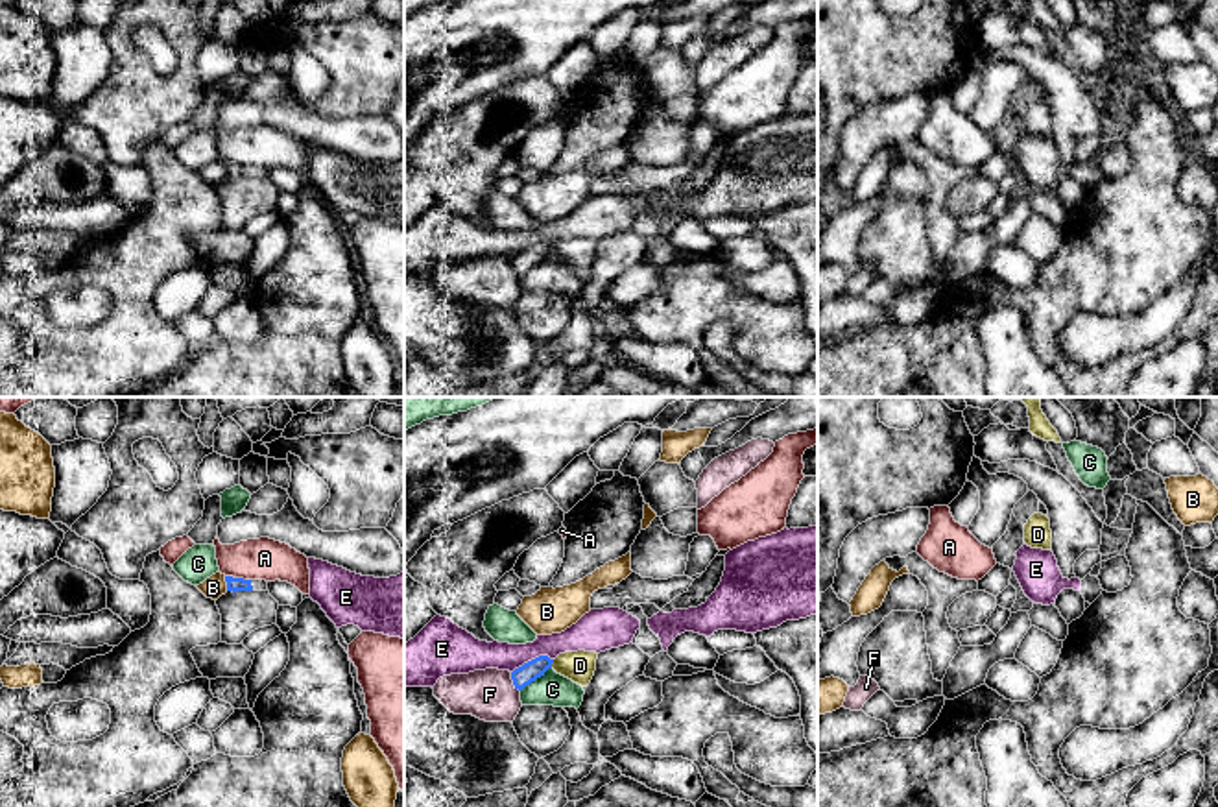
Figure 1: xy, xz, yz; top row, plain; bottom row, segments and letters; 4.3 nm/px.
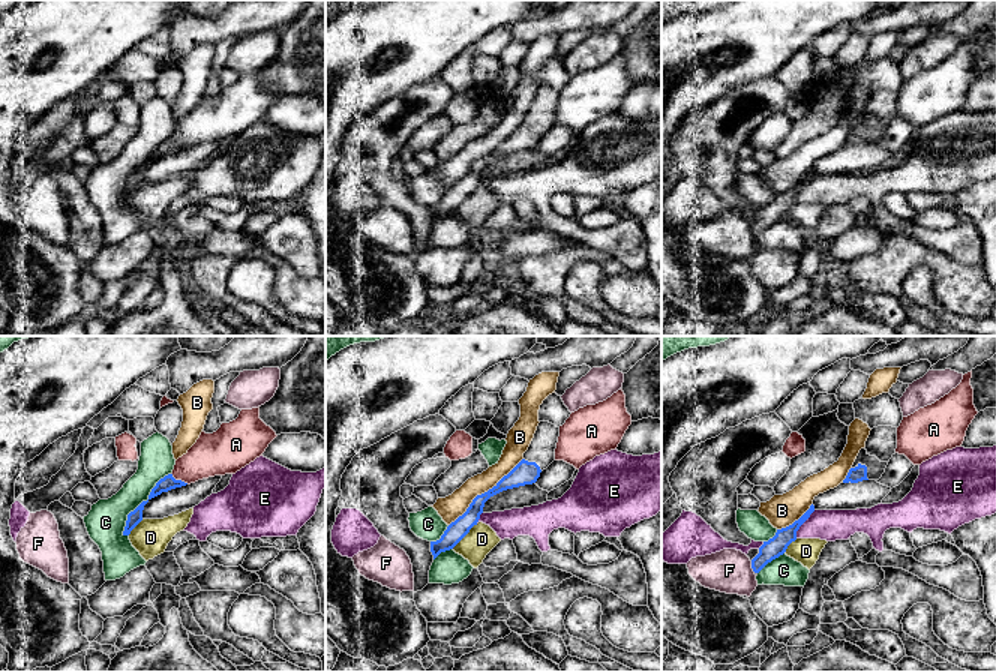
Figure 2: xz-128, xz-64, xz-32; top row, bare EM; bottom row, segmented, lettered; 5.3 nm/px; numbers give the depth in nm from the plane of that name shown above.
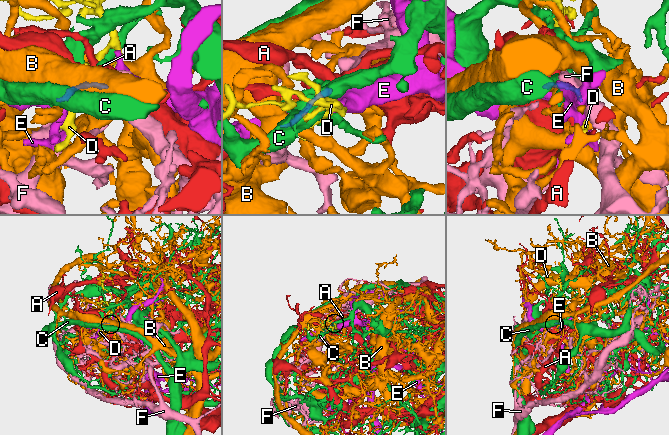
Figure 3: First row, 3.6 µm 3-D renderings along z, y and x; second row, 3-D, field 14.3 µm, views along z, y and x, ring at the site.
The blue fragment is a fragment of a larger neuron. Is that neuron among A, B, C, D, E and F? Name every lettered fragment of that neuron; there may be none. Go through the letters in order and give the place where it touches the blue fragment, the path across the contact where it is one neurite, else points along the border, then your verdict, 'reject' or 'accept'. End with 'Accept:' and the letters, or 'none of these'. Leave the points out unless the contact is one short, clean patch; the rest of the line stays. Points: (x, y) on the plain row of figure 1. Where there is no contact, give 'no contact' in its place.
A: contact xy (238, 165); border xy (226, 161), (250, 167); reject
B: contact xy (227, 170); reject
C: contact xz (536, 264); reject
D: contact xz (552, 248); reject
E: contact xz (532, 246); reject
F: contact xz (513, 268); border xz (510, 259), (512, 270), (519, 277); reject
Accept: none of these

